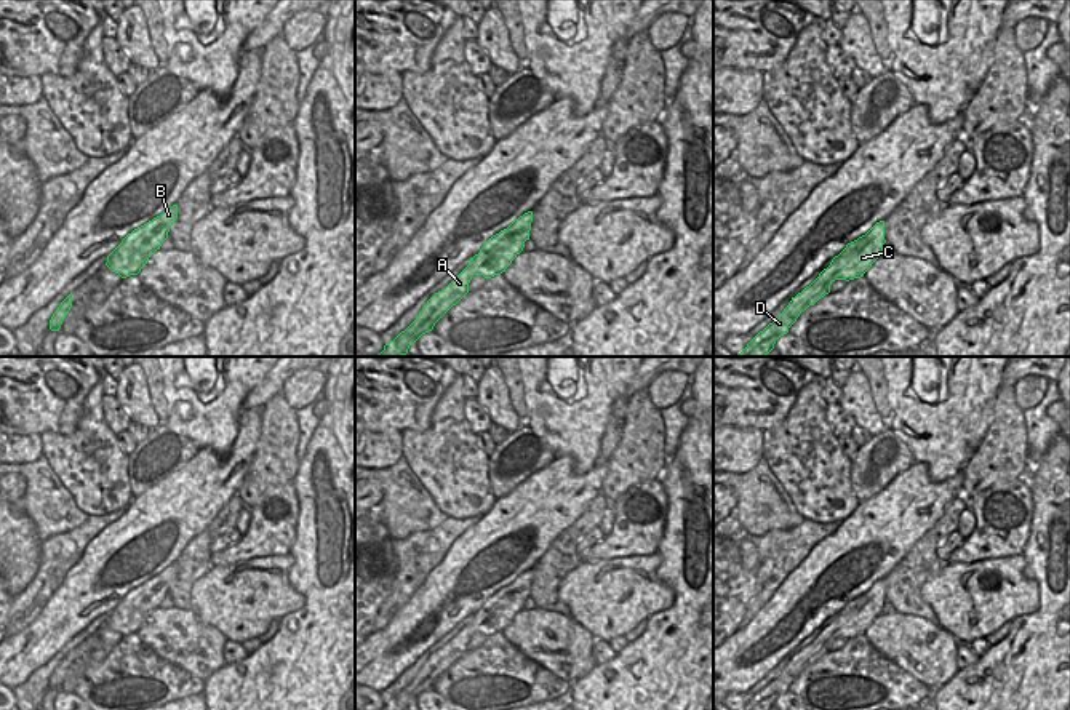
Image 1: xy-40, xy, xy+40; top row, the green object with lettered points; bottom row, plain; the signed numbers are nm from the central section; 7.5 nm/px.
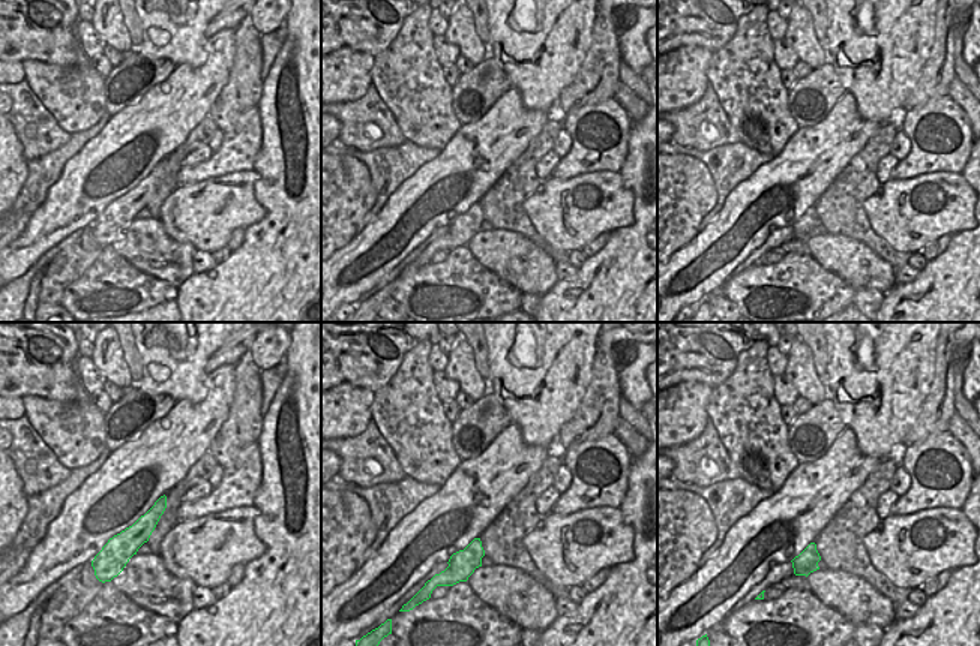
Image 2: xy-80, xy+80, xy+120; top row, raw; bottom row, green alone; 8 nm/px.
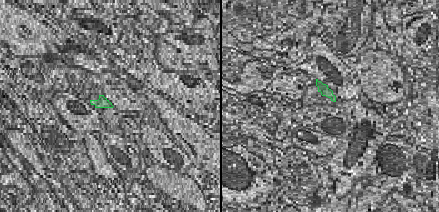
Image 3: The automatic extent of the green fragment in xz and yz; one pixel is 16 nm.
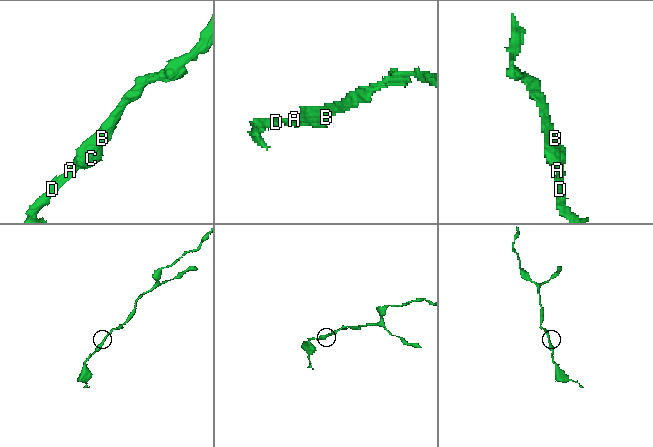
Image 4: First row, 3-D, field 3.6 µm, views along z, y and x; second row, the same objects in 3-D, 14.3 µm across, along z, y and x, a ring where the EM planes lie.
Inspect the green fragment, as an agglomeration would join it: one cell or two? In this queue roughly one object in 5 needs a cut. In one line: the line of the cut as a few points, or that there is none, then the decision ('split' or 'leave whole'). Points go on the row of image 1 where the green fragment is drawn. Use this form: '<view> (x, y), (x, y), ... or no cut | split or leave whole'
no cut | leave whole

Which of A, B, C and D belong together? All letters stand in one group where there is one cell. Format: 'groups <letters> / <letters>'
groups A B C D

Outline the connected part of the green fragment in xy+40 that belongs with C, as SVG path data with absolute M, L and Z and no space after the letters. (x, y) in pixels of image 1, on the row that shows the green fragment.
M880 221L865 235L848 243L809 286L792 297L781 317L760 331L736 357L766 357L774 349L776 341L789 333L800 313L830 293L830 285L835 280L849 281L864 277L883 254L884 243L884 221Z

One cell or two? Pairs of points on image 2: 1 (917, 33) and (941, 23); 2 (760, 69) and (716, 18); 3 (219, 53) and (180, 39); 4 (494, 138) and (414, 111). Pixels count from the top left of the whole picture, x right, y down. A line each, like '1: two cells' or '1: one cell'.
1: two cells
2: two cells
3: two cells
4: two cells

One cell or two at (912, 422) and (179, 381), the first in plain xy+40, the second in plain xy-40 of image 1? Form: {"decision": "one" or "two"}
{"decision": "one"}

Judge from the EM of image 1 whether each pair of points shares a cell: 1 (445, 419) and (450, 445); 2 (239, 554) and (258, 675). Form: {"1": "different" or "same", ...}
{"1": "same", "2": "different"}

